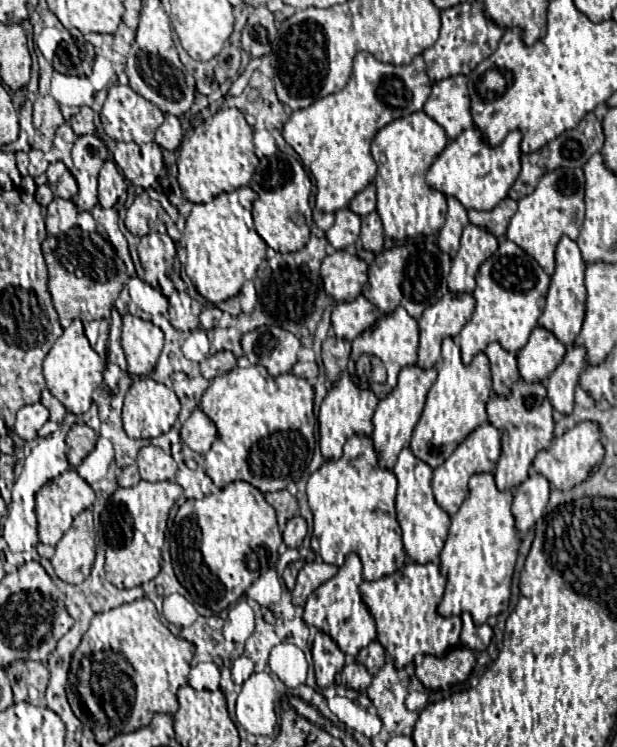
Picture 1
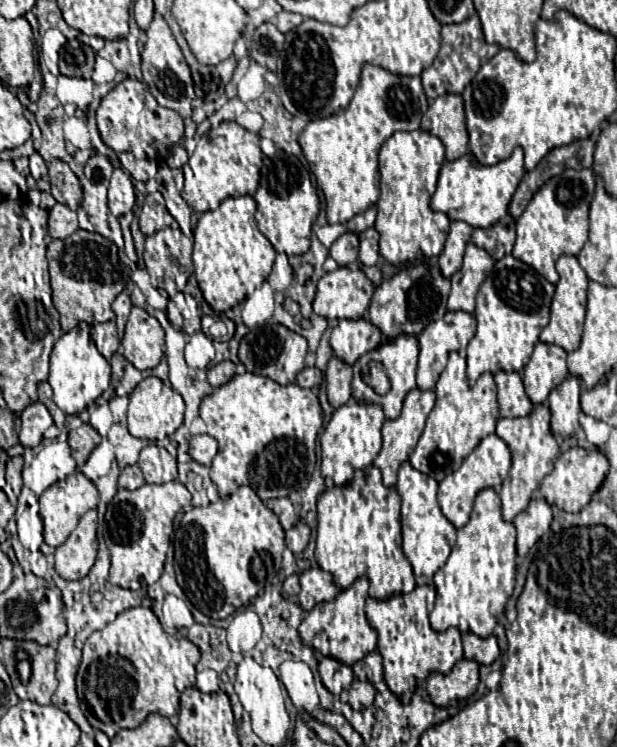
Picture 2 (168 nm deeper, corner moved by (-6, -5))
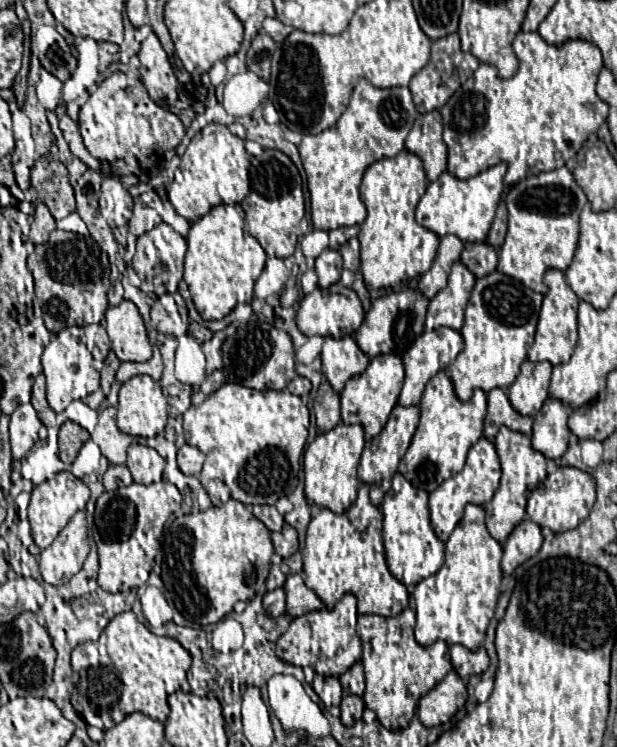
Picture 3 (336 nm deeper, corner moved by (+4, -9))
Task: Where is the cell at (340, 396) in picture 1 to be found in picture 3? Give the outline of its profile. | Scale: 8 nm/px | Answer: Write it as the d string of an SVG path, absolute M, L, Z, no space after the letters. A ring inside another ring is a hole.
M339 423L331 431L319 433L317 439L309 443L309 447L305 449L303 471L305 471L307 499L319 507L327 507L337 513L349 509L351 503L357 499L357 487L361 483L357 477L357 467L363 447L365 447L365 431L361 425Z

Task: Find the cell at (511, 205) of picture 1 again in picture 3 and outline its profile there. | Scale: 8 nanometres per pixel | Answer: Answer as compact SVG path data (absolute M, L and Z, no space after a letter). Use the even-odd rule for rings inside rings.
M465 243L461 263L473 271L475 277L489 275L497 267L497 249L491 243Z

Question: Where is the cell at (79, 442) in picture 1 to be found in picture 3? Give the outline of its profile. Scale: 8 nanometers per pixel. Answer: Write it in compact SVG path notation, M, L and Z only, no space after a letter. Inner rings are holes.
M67 421L61 429L59 429L59 459L65 465L71 465L79 453L79 449L83 447L83 443L89 439L91 435L79 427L77 423Z

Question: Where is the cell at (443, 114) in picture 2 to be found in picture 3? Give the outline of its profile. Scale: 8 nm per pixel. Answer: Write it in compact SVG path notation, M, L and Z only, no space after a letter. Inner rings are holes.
M437 109L415 119L413 129L405 141L405 149L423 159L429 181L437 179L437 175L447 169L447 145L443 141L443 123Z

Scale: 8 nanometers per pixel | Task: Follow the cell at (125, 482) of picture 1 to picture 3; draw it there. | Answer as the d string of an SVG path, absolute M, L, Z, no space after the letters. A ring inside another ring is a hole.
M109 465L107 473L103 475L103 485L105 485L107 491L113 491L113 489L117 489L121 485L131 485L131 483L133 483L133 479L131 479L131 473L129 473L129 469L125 465L121 465L121 467Z

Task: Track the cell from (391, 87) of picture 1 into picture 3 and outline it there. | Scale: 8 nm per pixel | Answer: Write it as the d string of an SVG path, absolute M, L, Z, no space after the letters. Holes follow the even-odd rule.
M359 79L353 89L347 111L341 115L335 127L321 131L319 135L305 133L299 143L301 161L307 173L307 185L311 195L311 221L315 229L331 231L337 227L351 227L365 221L365 203L359 197L359 185L365 169L383 157L395 157L411 131L417 117L411 91L407 87L373 87L367 79ZM389 113L403 113L403 121L391 121Z

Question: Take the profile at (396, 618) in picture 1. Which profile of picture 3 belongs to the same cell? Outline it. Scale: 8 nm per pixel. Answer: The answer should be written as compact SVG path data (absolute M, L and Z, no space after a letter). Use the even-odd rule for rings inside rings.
M411 607L403 609L397 617L379 617L379 615L359 615L357 619L357 633L363 641L363 665L365 665L365 681L367 689L363 695L365 707L377 713L377 719L383 727L405 727L415 713L415 707L421 695L427 693L427 687L435 687L449 671L449 645L445 641L435 641L433 645L425 647L415 641L413 635L415 627L415 611ZM391 627L397 627L397 635L389 639L387 633Z

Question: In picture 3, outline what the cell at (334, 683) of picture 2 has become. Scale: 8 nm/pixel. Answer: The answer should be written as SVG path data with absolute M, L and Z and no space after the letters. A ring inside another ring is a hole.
M315 675L313 689L315 689L315 693L319 695L319 699L323 701L325 707L331 707L331 705L339 705L341 703L341 683L339 683L337 677Z

